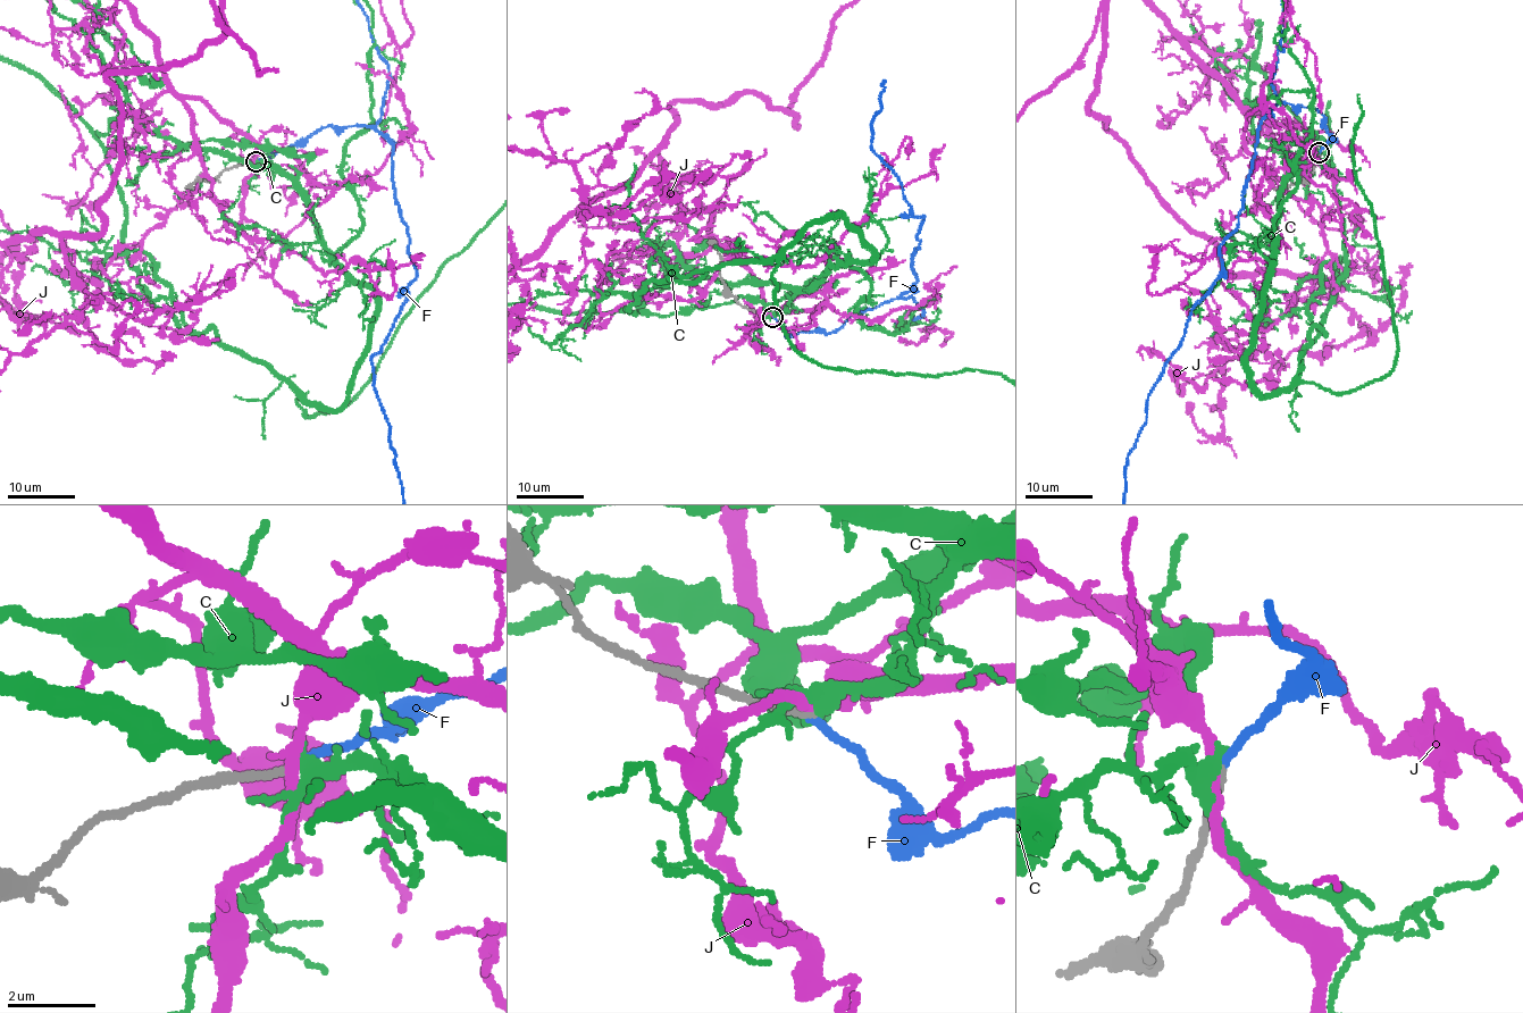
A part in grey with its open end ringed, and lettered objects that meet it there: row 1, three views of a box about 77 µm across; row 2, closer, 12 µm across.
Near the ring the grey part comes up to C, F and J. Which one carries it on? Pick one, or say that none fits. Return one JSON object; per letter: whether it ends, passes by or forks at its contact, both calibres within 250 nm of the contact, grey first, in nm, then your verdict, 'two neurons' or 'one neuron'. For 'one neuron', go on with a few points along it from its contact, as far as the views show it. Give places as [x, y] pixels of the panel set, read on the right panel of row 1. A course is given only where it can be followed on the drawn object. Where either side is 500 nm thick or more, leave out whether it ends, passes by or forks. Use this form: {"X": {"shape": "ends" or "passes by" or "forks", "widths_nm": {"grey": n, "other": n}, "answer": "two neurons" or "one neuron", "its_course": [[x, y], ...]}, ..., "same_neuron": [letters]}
{"C": {"shape": "forks", "widths_nm": {"grey": 170, "other": 260}, "answer": "two neurons"}, "F": {"shape": "ends", "widths_nm": {"grey": 180, "other": 160}, "answer": "one neuron"}, "J": {"shape": "passes by", "widths_nm": {"grey": 190, "other": 280}, "answer": "two neurons"}, "same_neuron": ["F"]}

